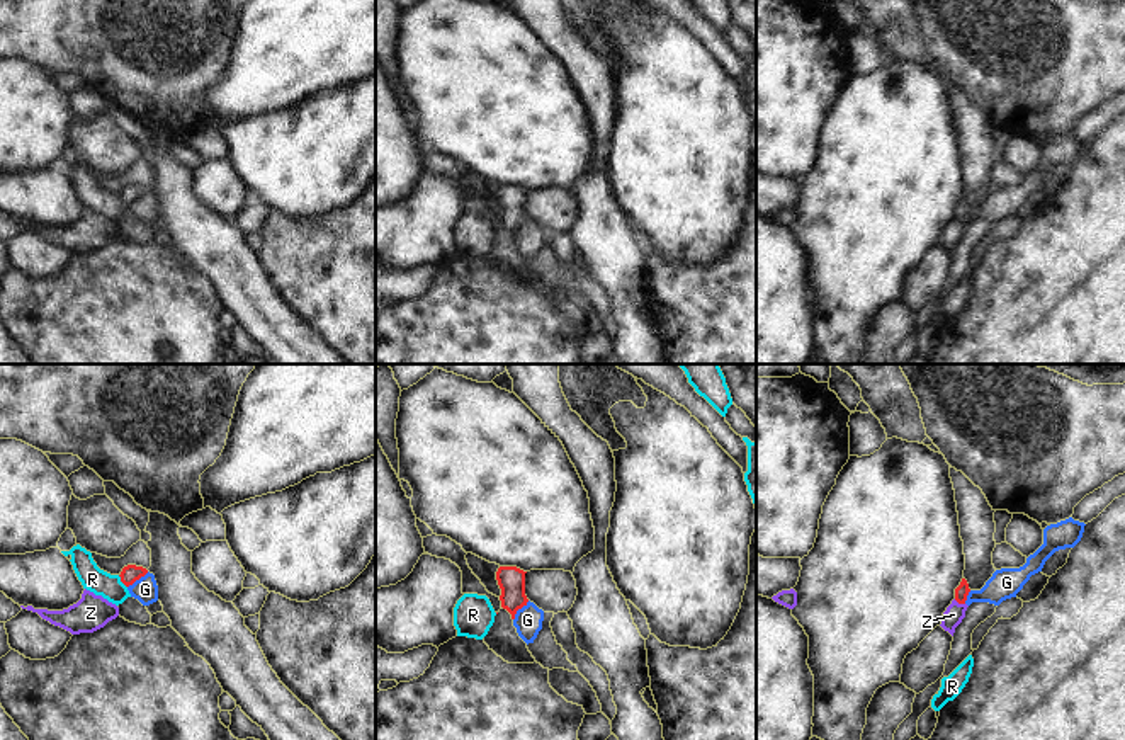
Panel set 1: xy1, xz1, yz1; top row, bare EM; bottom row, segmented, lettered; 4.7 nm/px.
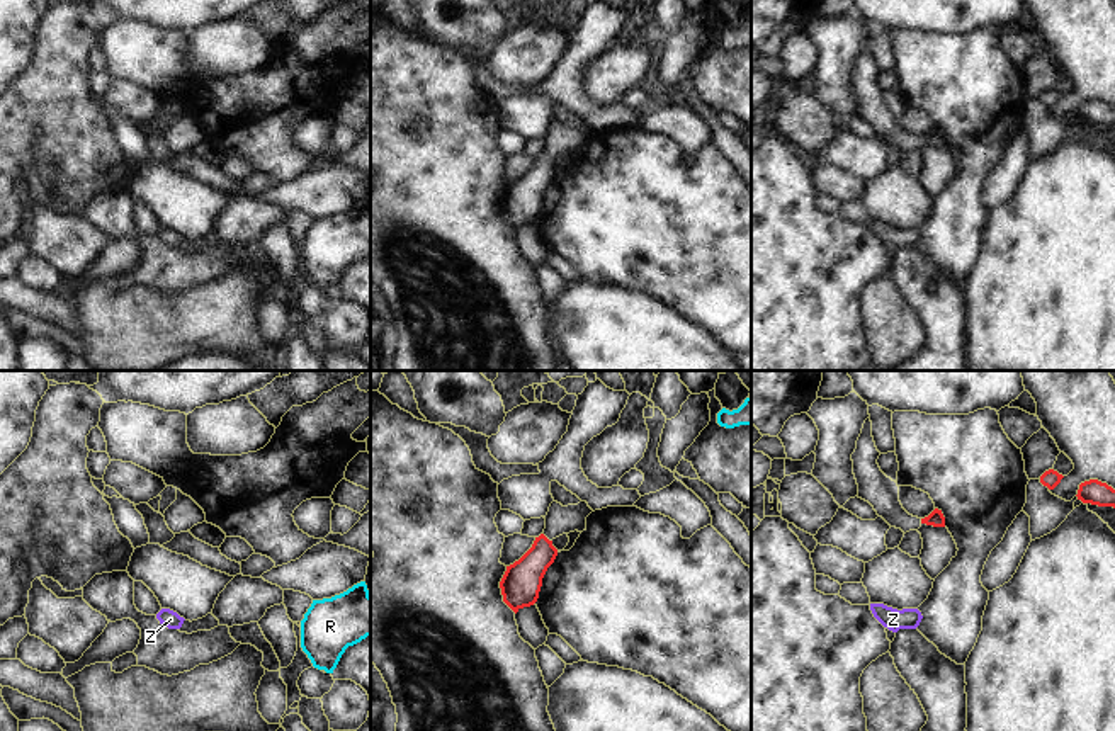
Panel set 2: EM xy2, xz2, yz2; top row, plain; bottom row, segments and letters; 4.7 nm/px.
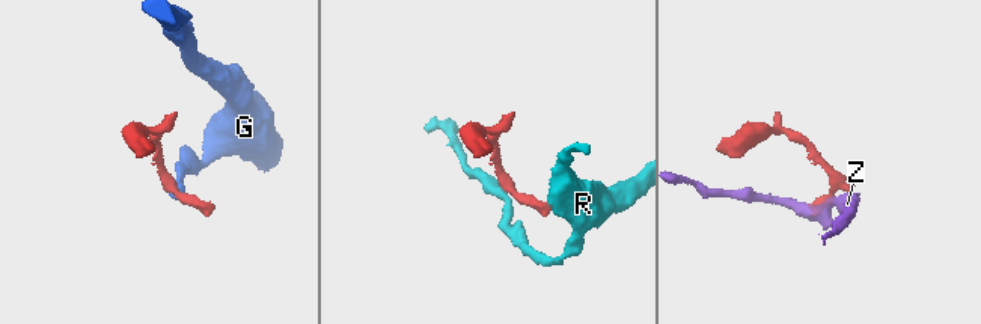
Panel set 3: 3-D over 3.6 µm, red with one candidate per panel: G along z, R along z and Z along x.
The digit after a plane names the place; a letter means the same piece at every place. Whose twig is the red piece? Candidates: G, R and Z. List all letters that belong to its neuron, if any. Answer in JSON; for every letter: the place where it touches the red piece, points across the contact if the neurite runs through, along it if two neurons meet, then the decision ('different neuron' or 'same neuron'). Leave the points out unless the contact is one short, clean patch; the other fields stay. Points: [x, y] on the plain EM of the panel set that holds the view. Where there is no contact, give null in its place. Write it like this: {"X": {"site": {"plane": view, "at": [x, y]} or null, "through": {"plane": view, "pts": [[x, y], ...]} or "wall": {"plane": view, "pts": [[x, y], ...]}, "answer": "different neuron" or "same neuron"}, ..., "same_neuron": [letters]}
{"G": {"site": {"plane": "xz1", "at": [519, 227]}, "wall": {"plane": "xz1", "pts": [[529, 220], [517, 230], [514, 239]]}, "answer": "different neuron"}, "R": {"site": {"plane": "xy1", "at": [121, 199]}, "wall": {"plane": "xy1", "pts": [[118, 194], [126, 206]]}, "answer": "different neuron"}, "Z": {"site": {"plane": "yz1", "at": [959, 222]}, "wall": {"plane": "yz1", "pts": [[954, 218], [964, 223]]}, "answer": "different neuron"}, "same_neuron": []}

